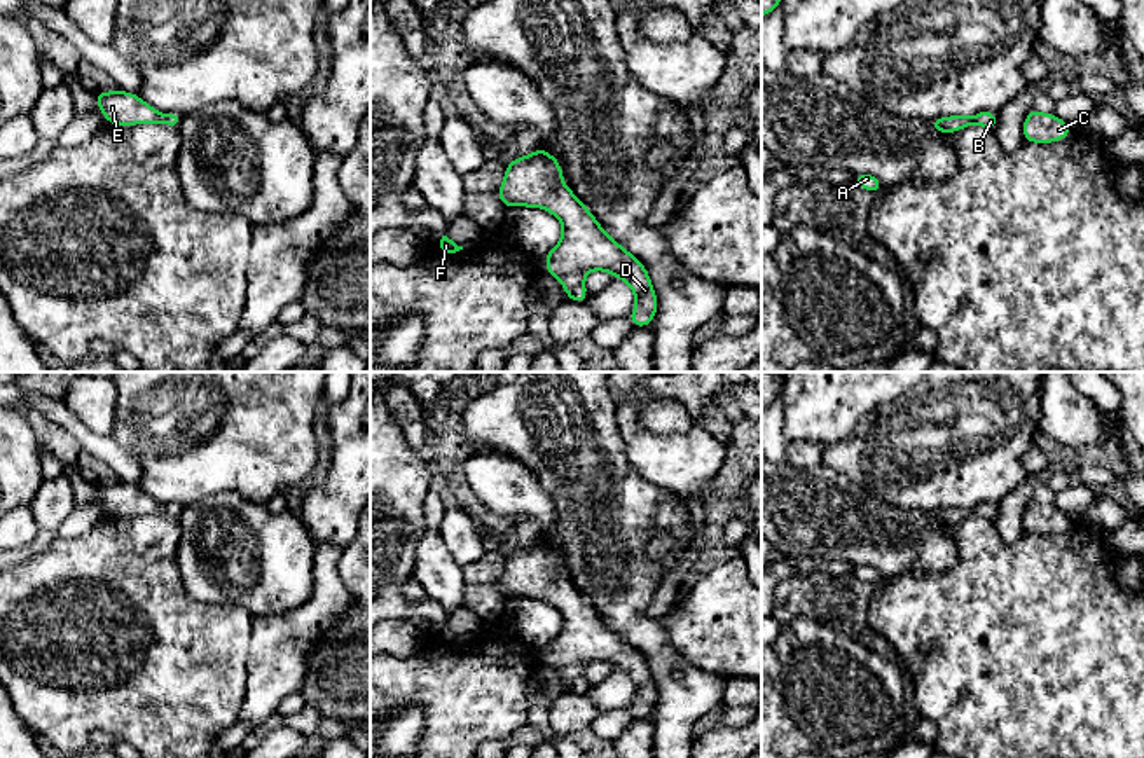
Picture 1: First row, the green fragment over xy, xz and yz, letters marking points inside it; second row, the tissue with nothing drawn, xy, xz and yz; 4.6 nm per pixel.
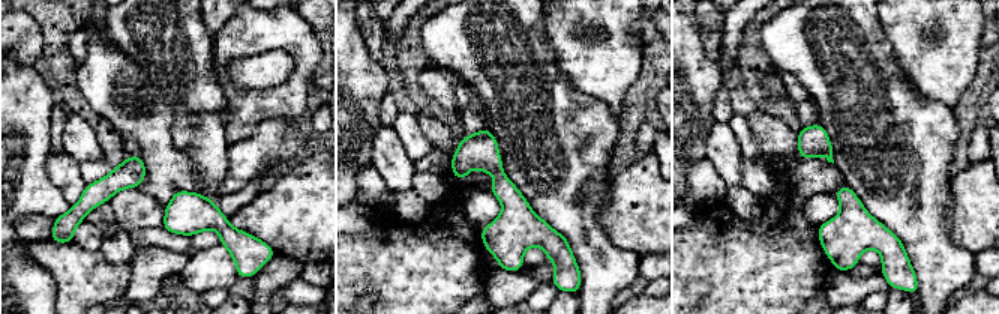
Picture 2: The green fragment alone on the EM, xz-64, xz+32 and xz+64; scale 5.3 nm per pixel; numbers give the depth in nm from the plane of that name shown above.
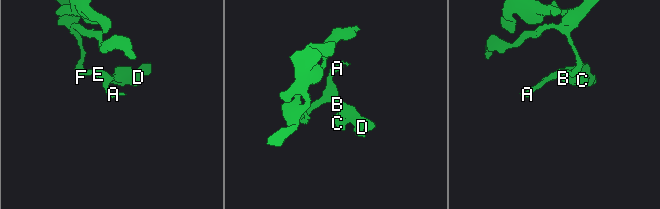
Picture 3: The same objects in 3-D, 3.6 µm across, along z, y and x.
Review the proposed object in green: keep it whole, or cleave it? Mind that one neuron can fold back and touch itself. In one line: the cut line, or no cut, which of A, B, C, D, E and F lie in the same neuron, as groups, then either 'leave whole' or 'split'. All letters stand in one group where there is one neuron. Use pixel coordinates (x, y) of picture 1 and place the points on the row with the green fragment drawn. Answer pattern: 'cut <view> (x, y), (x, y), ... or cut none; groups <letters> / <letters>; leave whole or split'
cut none; groups A B C D E F; leave whole

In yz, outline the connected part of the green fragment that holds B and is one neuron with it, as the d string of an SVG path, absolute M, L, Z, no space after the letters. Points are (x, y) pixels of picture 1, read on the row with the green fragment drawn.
M982 110L976 115L948 115L948 117L940 117L934 121L929 121L929 127L936 133L957 133L971 124L987 127L996 131L997 127L997 114Z

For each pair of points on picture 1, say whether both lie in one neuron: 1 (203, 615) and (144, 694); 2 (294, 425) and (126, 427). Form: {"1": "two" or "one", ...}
{"1": "one", "2": "one"}

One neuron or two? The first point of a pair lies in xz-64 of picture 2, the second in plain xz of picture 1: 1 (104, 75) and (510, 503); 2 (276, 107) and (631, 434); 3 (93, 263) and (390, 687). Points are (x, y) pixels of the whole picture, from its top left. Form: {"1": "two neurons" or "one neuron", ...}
{"1": "one neuron", "2": "two neurons", "3": "one neuron"}

